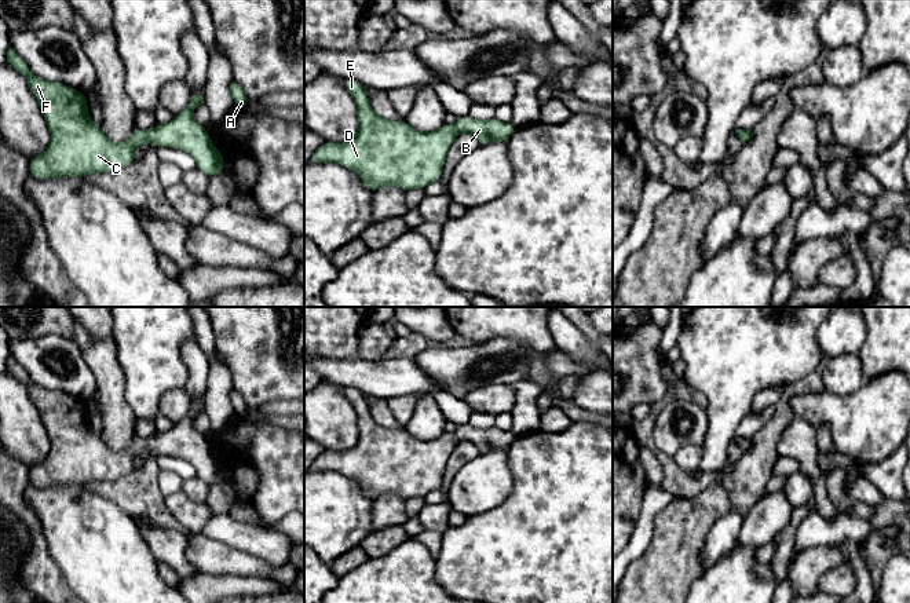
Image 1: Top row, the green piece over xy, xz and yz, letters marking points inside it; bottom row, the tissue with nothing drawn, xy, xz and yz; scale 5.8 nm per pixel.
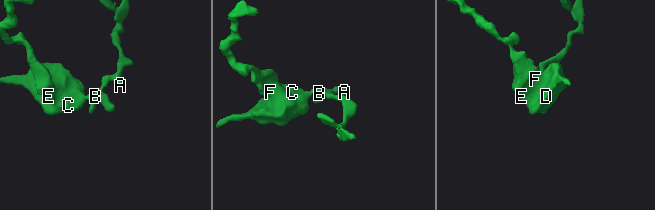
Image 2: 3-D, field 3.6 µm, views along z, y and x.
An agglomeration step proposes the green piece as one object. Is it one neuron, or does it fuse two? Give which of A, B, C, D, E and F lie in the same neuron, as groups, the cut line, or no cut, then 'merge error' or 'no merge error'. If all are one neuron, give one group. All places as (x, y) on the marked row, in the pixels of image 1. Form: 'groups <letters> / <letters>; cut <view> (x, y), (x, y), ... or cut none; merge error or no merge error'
groups A B C D E F; cut none; no merge error

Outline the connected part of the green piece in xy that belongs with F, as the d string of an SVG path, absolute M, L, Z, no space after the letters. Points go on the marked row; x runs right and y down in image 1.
M11 47L7 62L28 80L51 135L47 150L29 160L30 176L40 180L56 176L84 178L124 169L132 164L136 149L149 140L156 146L191 154L197 168L208 176L224 171L224 156L212 145L207 128L193 118L193 110L204 103L204 95L191 95L187 107L171 123L154 124L147 131L135 128L127 142L113 143L100 124L91 123L88 94L36 77Z

